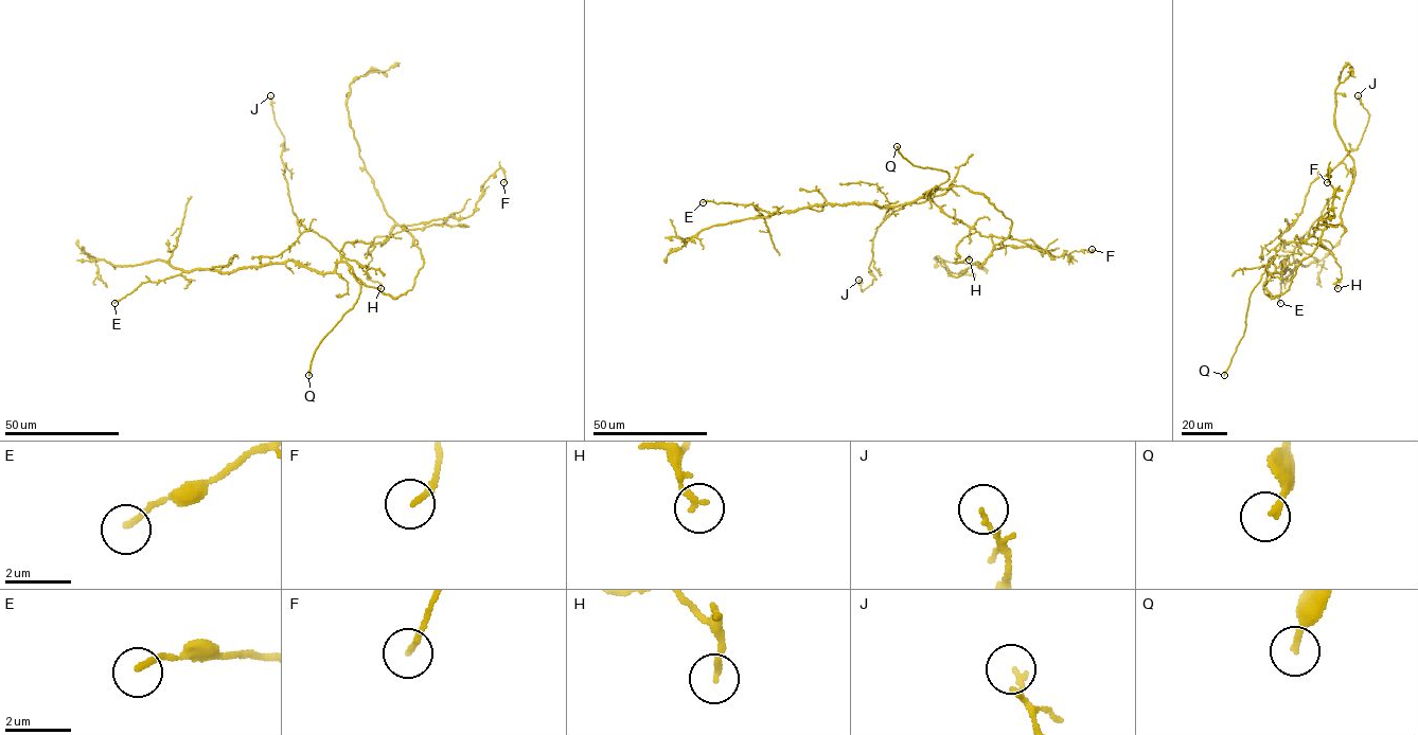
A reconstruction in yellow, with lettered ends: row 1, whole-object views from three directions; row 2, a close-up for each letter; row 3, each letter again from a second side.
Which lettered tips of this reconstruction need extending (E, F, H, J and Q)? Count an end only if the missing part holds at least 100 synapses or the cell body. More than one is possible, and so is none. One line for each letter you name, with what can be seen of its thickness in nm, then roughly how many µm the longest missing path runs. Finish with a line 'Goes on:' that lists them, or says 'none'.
Q: Thickness 180 nm. Missing length about 90 µm
Goes on: Q

